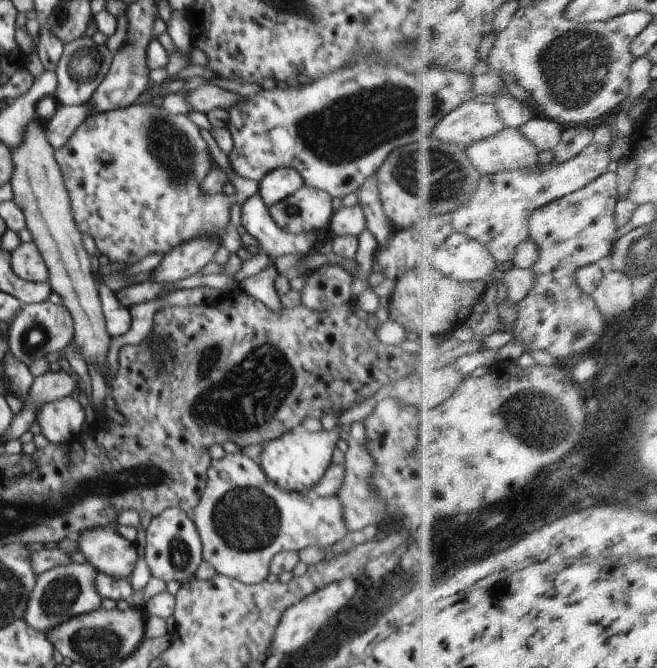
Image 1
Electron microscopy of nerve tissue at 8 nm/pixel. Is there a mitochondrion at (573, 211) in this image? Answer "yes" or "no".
no

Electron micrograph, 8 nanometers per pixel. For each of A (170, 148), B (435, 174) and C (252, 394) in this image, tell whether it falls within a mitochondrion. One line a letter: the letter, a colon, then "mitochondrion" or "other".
A: mitochondrion
B: mitochondrion
C: mitochondrion

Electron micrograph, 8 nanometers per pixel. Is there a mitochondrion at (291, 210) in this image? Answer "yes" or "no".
yes

